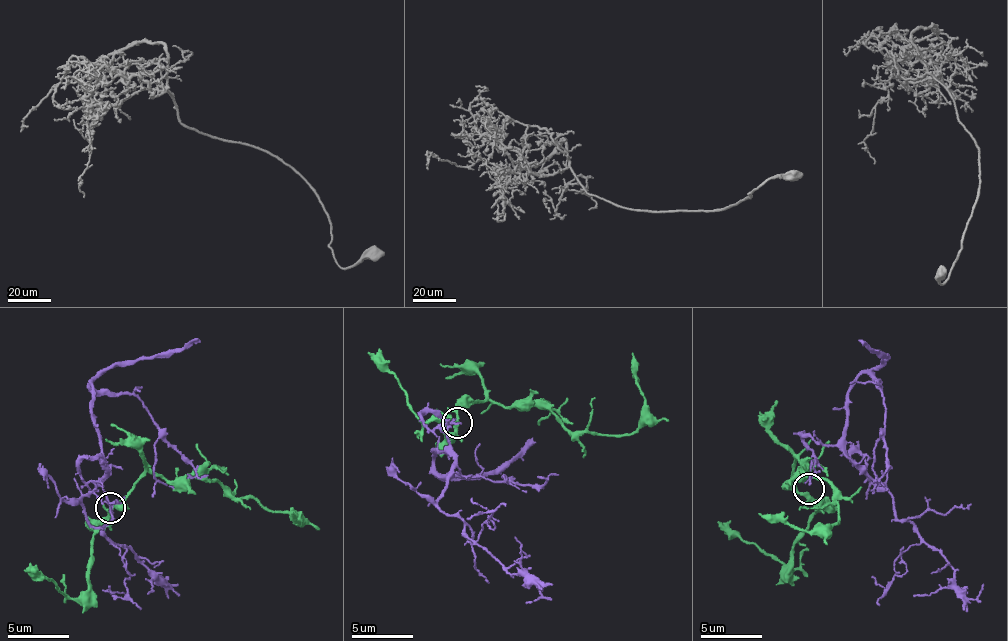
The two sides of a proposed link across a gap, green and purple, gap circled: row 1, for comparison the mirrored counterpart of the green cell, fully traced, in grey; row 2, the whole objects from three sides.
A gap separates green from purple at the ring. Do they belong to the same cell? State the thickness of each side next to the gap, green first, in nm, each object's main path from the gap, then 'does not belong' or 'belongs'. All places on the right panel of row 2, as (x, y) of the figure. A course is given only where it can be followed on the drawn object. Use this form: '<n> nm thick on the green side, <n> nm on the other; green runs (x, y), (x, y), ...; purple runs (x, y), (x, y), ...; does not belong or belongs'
280 nm thick on the green side, 130 nm on the other; green runs (807, 491), (795, 486), (796, 459), (803, 470), (834, 491), (839, 520), (834, 524), (798, 529), (757, 513); purple runs (810, 485), (804, 433), (836, 444), (887, 487), (894, 516), (945, 558), (966, 597), (984, 583); belongs

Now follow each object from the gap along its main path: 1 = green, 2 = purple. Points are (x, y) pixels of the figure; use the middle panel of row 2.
1: (457, 421), (459, 408), (495, 400), (545, 406), (574, 432), (628, 435), (637, 429), (644, 393), (633, 351)
2: (456, 424), (421, 418), (445, 423), (453, 462), (438, 504), (537, 587), (540, 596), (526, 603)

